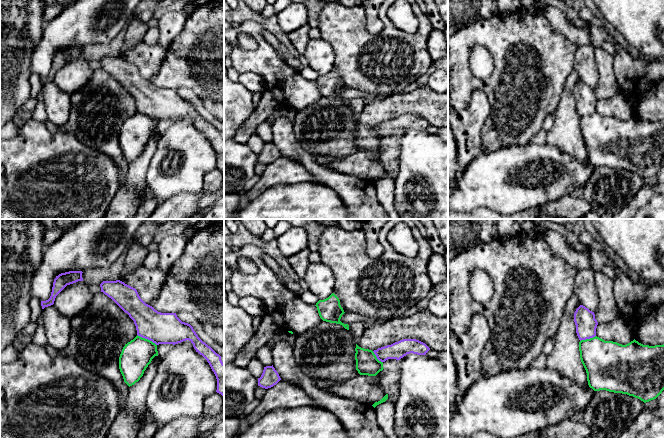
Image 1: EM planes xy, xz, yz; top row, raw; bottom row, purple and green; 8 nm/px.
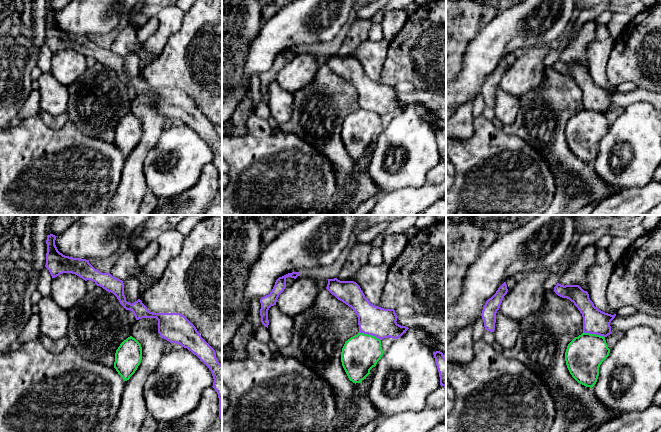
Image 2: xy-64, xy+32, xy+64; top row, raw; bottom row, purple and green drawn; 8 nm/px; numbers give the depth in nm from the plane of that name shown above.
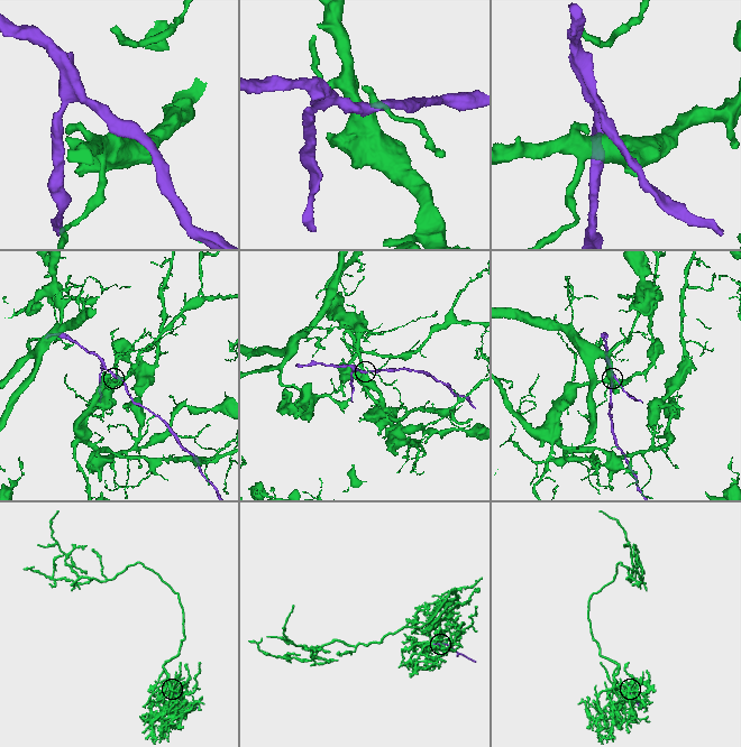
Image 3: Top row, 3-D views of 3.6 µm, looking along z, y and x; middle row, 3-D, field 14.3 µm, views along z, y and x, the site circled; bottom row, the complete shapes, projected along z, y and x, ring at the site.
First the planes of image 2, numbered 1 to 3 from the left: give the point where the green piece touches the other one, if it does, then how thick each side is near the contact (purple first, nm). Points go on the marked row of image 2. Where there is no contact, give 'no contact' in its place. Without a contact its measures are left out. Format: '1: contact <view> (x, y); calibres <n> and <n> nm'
1: no contact
2: contact xy+32 (370, 334); calibres 240 and 300 nm
3: contact xy+64 (594, 333); calibres 200 and 300 nm

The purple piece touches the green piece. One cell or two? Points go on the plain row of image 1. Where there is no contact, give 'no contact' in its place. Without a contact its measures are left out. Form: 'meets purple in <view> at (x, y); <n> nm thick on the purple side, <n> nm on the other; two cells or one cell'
meets purple in xy at (147, 114); 260 nm thick on the purple side, 240 nm on the other; two cells

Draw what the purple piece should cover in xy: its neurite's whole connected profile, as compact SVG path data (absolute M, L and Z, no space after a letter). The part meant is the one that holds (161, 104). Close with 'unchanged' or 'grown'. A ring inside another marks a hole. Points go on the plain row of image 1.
M120 56L116 57L103 57L100 60L101 68L111 74L129 93L134 97L136 102L137 111L159 120L178 120L183 117L189 116L196 128L202 131L209 139L212 147L217 155L216 168L221 170L224 175L224 139L221 132L217 130L210 122L203 118L193 103L185 98L182 98L176 89L161 89L155 86L152 82L146 80L139 72L137 66Z | unchanged

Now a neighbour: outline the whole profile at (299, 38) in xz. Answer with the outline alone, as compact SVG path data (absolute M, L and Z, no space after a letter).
M305 24L302 27L288 33L289 40L293 44L296 51L301 55L304 55L307 44L310 40L308 35L310 28L311 27L308 24Z

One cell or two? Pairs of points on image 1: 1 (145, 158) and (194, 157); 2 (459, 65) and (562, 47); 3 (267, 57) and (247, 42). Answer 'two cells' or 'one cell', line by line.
1: two cells
2: one cell
3: two cells

